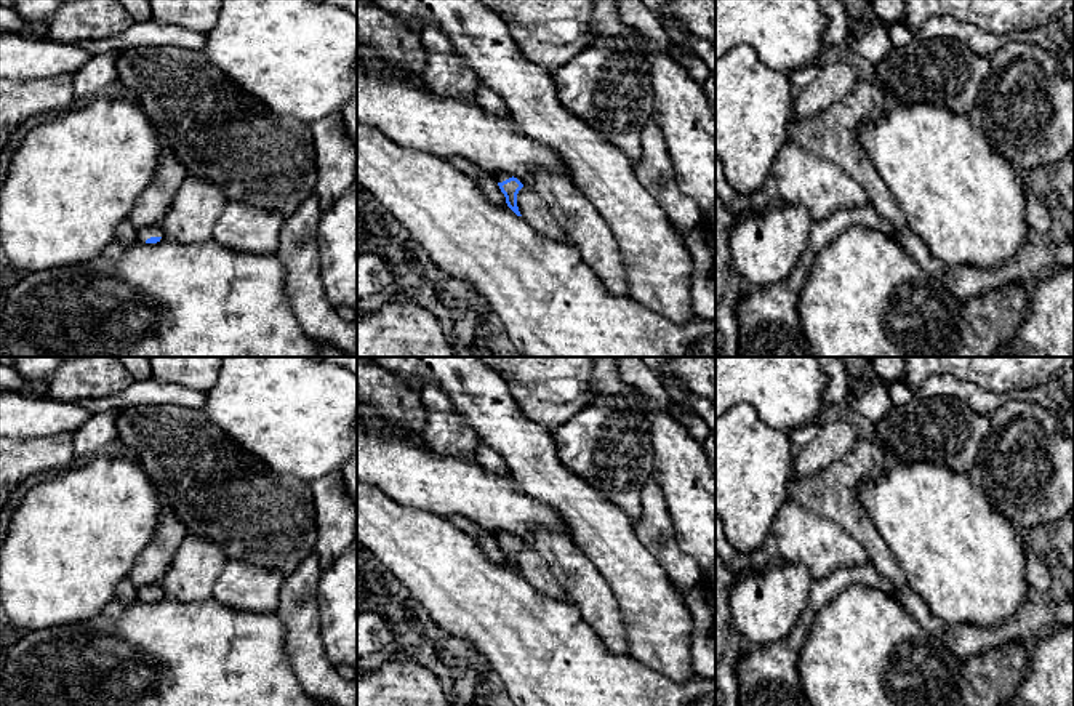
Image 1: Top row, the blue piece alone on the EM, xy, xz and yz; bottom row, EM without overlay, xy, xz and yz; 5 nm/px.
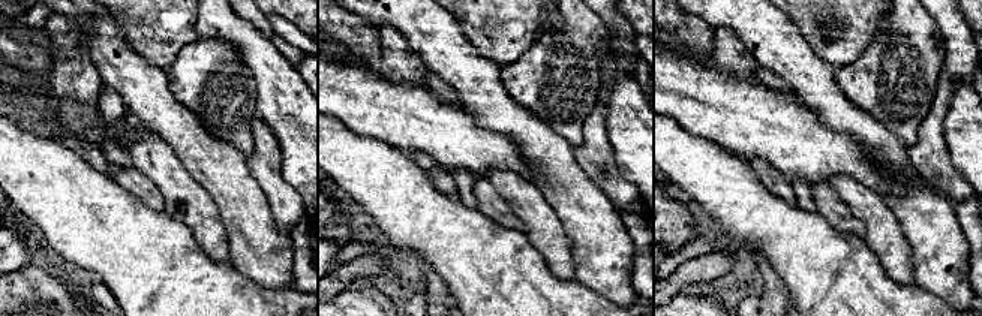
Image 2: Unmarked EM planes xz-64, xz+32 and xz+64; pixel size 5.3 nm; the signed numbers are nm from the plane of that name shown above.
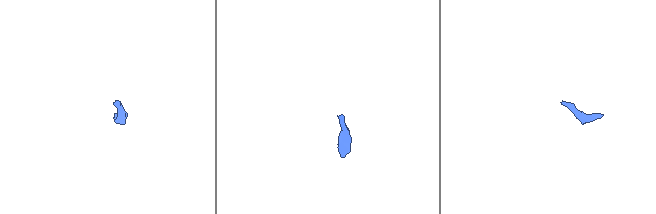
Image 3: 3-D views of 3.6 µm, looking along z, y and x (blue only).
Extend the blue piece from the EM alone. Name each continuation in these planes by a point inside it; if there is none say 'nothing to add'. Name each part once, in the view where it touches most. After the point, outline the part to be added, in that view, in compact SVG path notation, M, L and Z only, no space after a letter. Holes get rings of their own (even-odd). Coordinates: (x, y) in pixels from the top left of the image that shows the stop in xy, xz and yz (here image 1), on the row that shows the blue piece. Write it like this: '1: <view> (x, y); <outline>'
1: xy (151, 231); M147 226L138 229L138 240L146 242L150 237L163 237L162 229L158 226Z

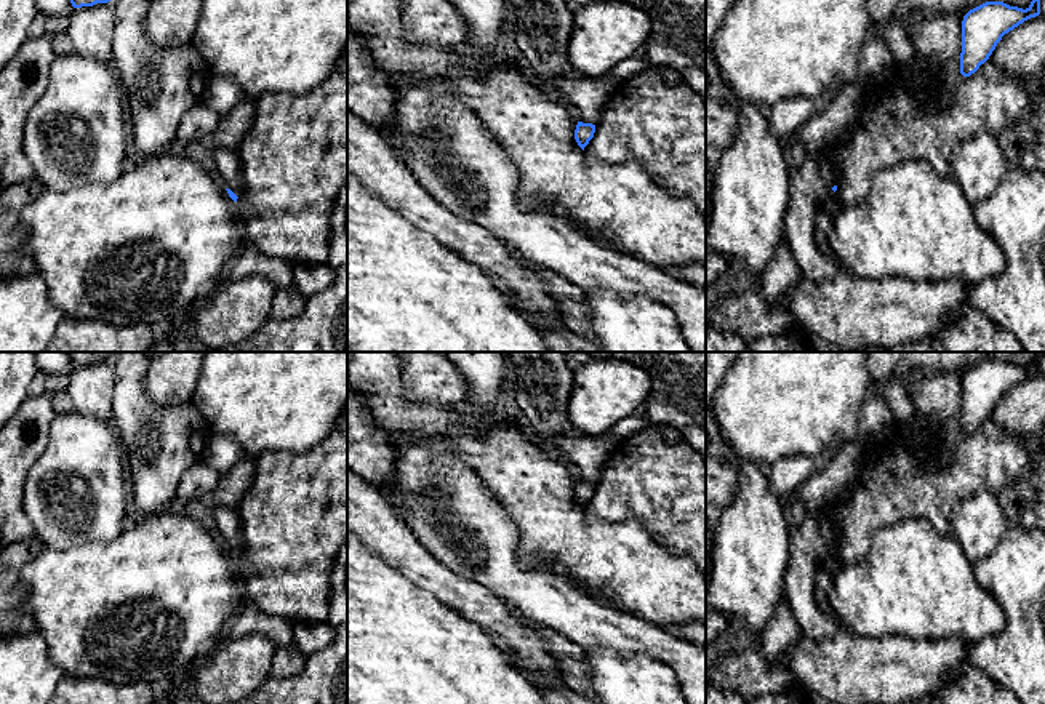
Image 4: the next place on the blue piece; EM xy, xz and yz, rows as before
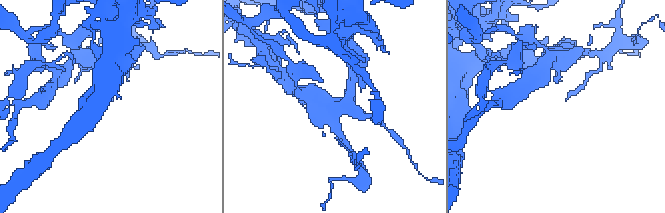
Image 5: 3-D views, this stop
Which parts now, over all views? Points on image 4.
nothing to add

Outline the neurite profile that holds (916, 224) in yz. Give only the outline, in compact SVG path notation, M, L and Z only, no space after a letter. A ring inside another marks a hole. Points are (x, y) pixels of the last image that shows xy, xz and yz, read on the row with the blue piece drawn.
M906 160L880 170L863 202L839 206L827 221L832 254L843 270L866 278L978 283L1005 269L1000 246L978 226L973 205L959 182L951 176L939 176L923 160Z

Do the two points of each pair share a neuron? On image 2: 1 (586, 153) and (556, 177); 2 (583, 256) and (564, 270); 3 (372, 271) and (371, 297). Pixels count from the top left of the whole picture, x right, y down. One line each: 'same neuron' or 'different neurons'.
1: different neurons
2: different neurons
3: different neurons

